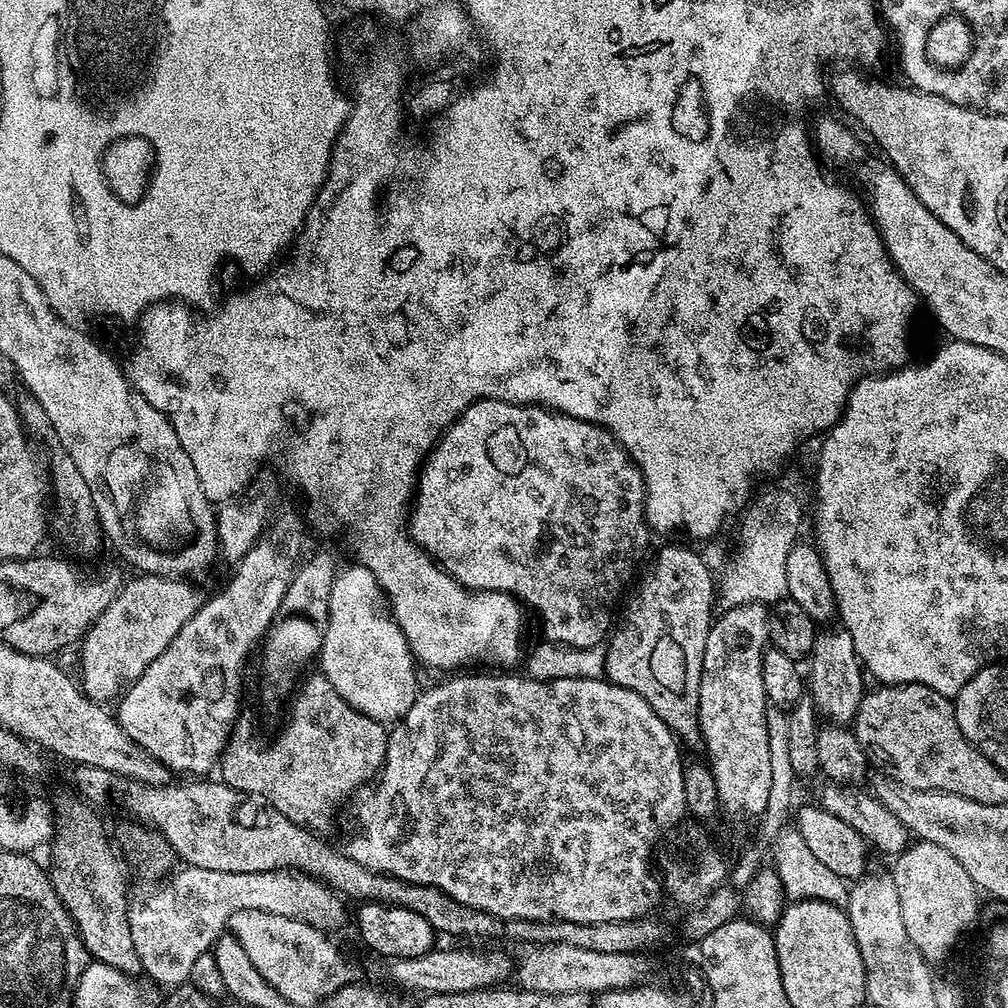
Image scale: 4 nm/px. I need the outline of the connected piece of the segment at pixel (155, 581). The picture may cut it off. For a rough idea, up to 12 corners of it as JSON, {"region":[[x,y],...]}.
{"region":[[133,575],[85,632],[81,691],[113,700],[205,601]]}

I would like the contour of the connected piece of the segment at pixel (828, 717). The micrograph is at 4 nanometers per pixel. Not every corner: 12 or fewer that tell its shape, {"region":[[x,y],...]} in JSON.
{"region":[[843,626],[817,631],[806,692],[848,726],[866,676]]}

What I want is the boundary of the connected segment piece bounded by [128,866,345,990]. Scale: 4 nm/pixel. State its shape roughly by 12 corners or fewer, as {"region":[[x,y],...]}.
{"region":[[191,866],[128,901],[140,968],[189,983],[238,910],[321,930],[344,920],[327,884],[290,870]]}

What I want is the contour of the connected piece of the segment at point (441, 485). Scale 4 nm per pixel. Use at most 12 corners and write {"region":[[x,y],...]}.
{"region":[[476,400],[407,529],[605,643],[650,529],[601,424]]}

